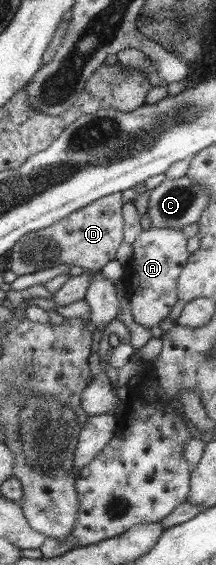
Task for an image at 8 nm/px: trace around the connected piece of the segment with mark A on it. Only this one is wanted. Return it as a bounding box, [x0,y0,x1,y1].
[122,227,187,329]

